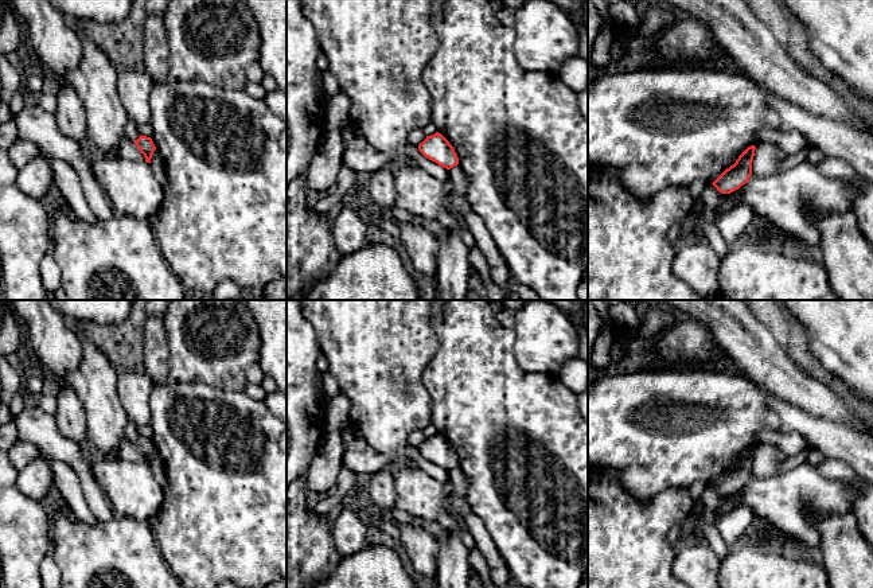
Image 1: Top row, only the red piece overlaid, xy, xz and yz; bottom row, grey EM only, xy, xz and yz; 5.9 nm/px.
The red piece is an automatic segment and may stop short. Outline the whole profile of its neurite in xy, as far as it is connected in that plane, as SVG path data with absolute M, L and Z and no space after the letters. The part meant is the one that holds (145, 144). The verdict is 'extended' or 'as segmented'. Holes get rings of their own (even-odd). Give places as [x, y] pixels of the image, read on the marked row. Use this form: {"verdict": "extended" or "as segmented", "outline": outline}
{"verdict": "as segmented", "outline": "M140 136L136 141L133 141L136 147L140 149L140 152L144 155L145 161L151 163L153 151L156 149L153 141L151 137Z"}

